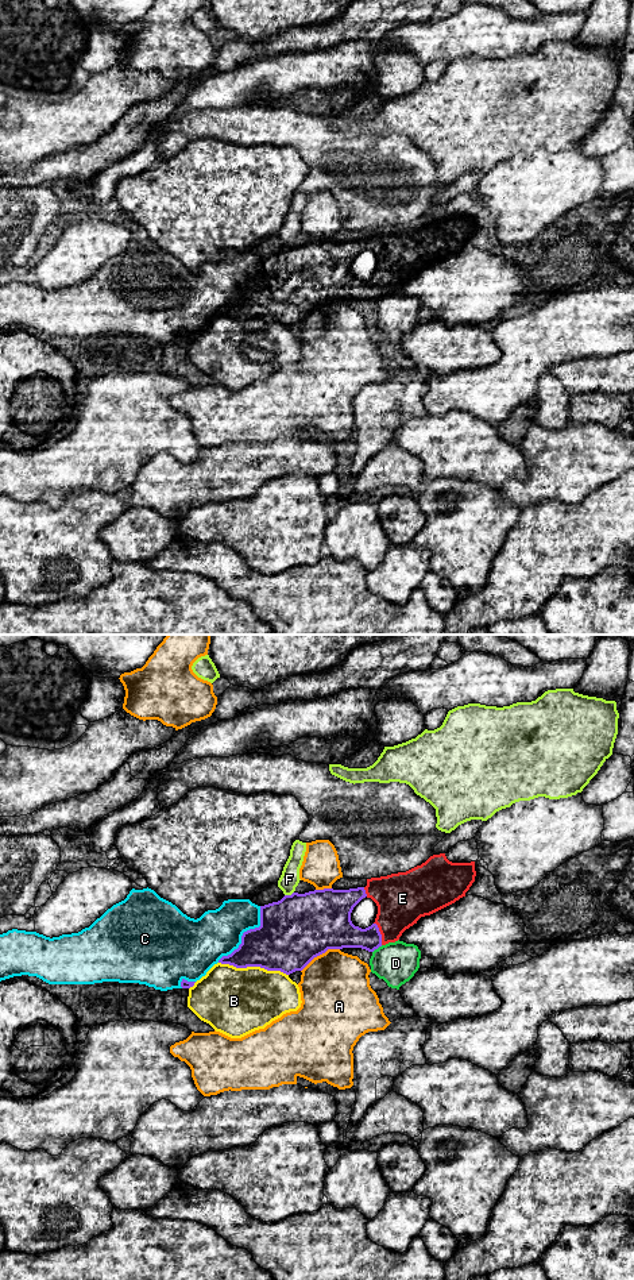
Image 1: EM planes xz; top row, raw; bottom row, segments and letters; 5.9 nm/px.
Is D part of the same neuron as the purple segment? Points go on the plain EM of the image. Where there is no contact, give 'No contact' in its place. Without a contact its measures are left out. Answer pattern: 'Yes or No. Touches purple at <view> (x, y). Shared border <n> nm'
No. Touches purple at xz (377, 300). Shared border 80 nm

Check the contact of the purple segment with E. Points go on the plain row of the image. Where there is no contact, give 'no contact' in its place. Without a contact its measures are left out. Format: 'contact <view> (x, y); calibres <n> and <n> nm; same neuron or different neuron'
contact xz (379, 285); calibres 200 and 320 nm; same neuron

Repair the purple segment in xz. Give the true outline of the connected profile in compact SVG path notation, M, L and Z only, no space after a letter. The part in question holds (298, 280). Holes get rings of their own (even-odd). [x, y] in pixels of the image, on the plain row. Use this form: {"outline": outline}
{"outline": "M440 205L406 224L367 231L366 239L324 240L285 247L278 254L260 258L260 278L244 284L239 300L223 308L219 315L236 320L260 319L290 327L302 323L328 301L362 300L374 304L382 297L398 293L421 269L430 267L465 248L475 228L475 213L452 215L445 205ZM366 248L376 255L378 266L371 278L362 281L352 275L351 265Z"}

